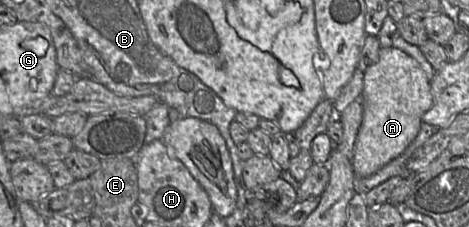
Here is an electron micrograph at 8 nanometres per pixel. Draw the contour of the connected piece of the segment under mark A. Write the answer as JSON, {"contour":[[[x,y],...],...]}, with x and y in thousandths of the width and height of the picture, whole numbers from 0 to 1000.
{"contour":[[[812,207],[808,260],[780,300],[770,414],[774,524],[748,714],[759,784],[780,784],[849,692],[889,599],[902,502],[923,463],[917,352],[893,278],[842,207]]]}

